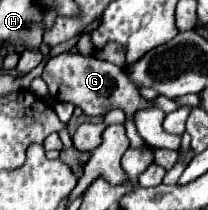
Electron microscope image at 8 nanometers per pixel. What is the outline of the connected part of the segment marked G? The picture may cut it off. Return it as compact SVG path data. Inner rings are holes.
M63 52L63 54L57 54L57 56L49 58L49 62L43 68L41 78L49 86L49 96L53 100L71 102L71 104L79 106L87 116L103 116L103 114L107 114L113 108L125 110L127 121L125 121L124 126L126 135L129 138L130 147L151 150L154 156L154 163L166 170L170 170L174 166L178 158L178 152L148 146L136 130L133 122L133 112L141 110L141 108L161 108L163 112L171 112L171 110L179 108L177 102L173 102L173 100L169 100L165 96L157 96L155 100L145 100L141 96L141 92L137 90L137 86L127 78L127 74L125 74L123 68L119 68L119 66L107 62L107 60L97 60L93 56L83 56L83 54Z

